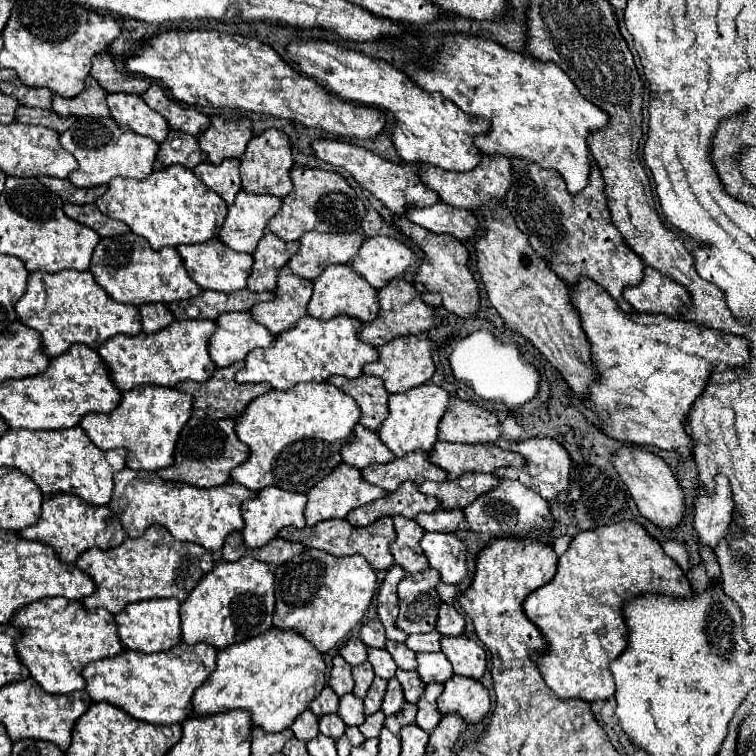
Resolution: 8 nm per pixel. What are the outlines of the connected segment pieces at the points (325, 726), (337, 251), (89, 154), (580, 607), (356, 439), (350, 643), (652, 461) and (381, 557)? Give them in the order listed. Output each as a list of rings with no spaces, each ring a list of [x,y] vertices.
[[[325,714],[319,718],[319,732],[331,736],[333,740],[339,740],[345,734],[345,728],[345,722],[337,714]]]
[[[305,232],[299,252],[287,262],[287,268],[305,280],[315,280],[329,264],[347,264],[365,240],[361,234],[319,234]]]
[[[99,118],[99,120],[83,120],[79,128],[69,128],[59,134],[59,144],[69,150],[77,162],[79,168],[69,174],[69,180],[77,188],[91,188],[107,184],[115,176],[123,178],[147,178],[153,170],[157,144],[145,136],[139,136],[135,132],[129,132],[127,128],[119,128],[115,120],[111,118]]]
[[[617,522],[595,530],[579,532],[567,552],[559,556],[555,578],[531,592],[523,602],[525,616],[537,624],[541,636],[549,642],[547,652],[533,654],[543,680],[559,698],[581,698],[587,702],[607,700],[615,694],[615,682],[609,672],[611,660],[615,660],[627,646],[627,628],[623,622],[623,602],[645,592],[659,592],[671,596],[691,596],[691,586],[681,568],[663,552],[657,540],[653,540],[645,528],[637,522]]]
[[[359,424],[353,428],[353,438],[347,440],[341,446],[341,460],[353,468],[367,468],[369,464],[381,464],[389,462],[395,456],[377,440],[377,434],[373,430],[361,428]]]
[[[351,636],[345,642],[345,646],[341,646],[339,654],[345,658],[345,662],[349,662],[351,666],[357,666],[367,660],[367,646],[361,642],[359,636]]]
[[[621,446],[617,452],[611,454],[611,462],[613,462],[613,468],[619,472],[621,480],[627,484],[641,516],[645,516],[647,520],[651,520],[661,528],[675,528],[683,522],[683,510],[685,510],[683,492],[669,464],[663,458],[635,446]]]
[[[389,516],[375,520],[373,524],[365,526],[365,528],[355,528],[351,526],[347,520],[325,520],[319,522],[315,526],[305,526],[301,530],[297,528],[281,528],[277,532],[277,536],[281,536],[283,540],[289,542],[301,542],[307,548],[315,548],[321,552],[327,552],[331,556],[351,556],[351,554],[361,554],[369,566],[373,570],[385,570],[389,566],[393,566],[393,556],[389,552],[389,540],[393,540],[393,520]]]

